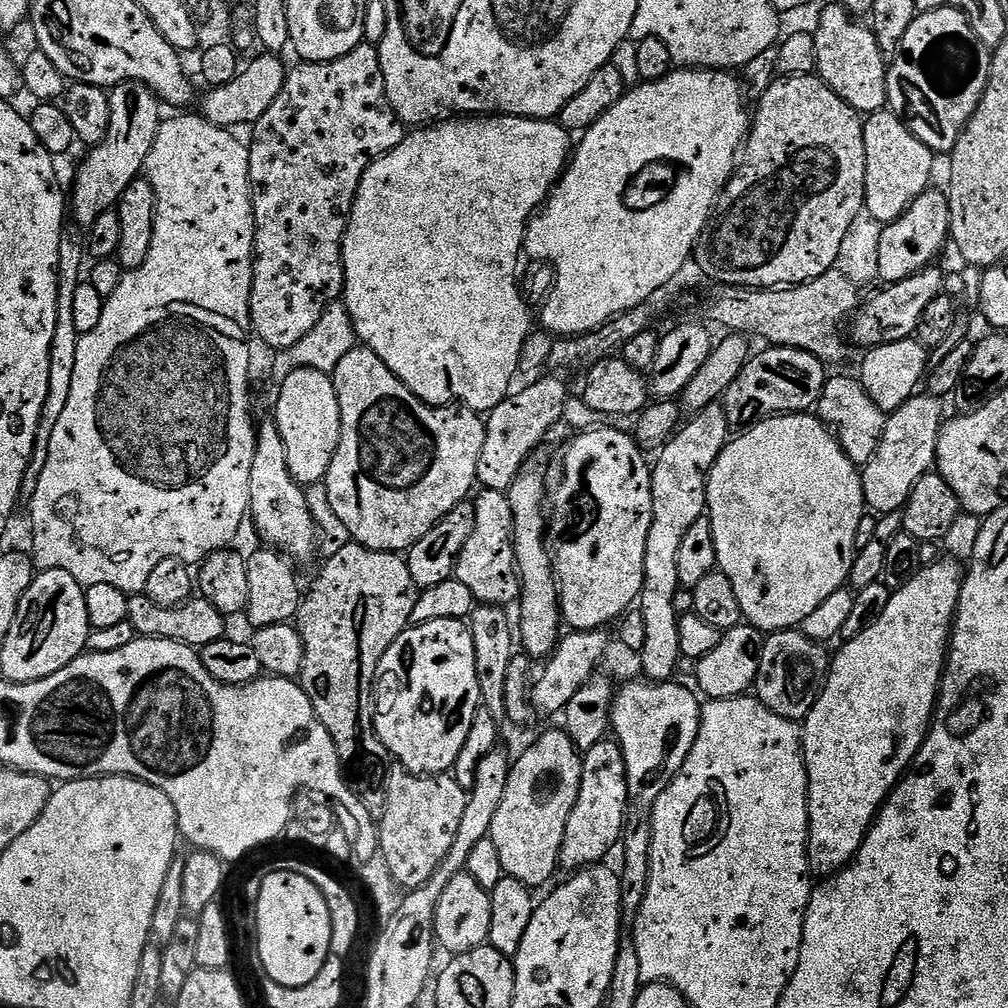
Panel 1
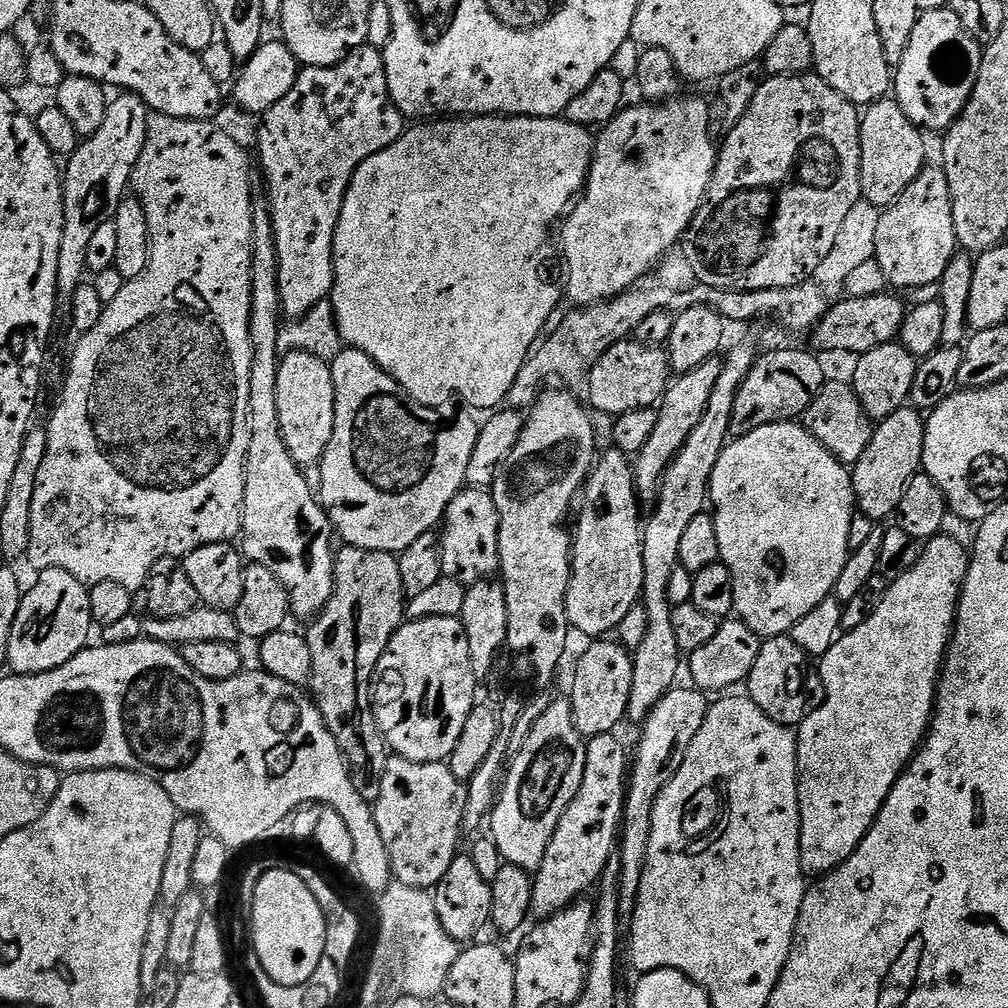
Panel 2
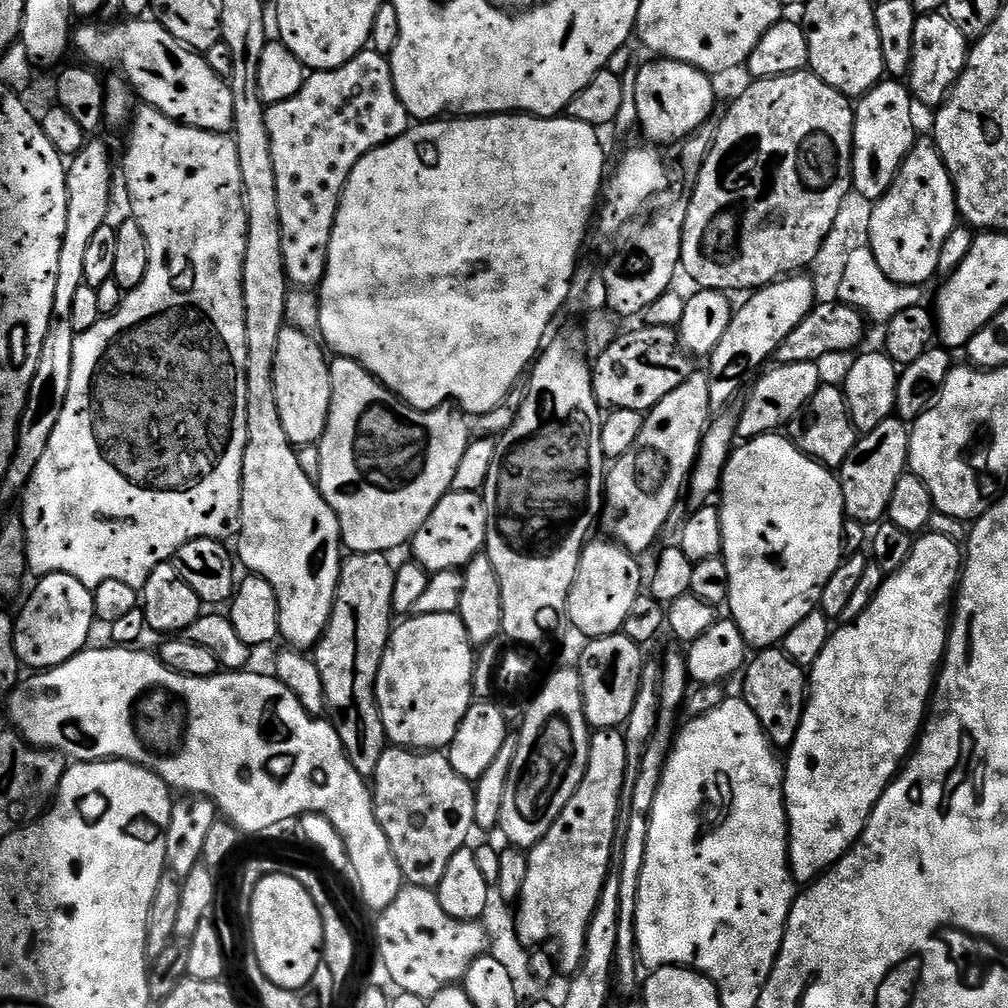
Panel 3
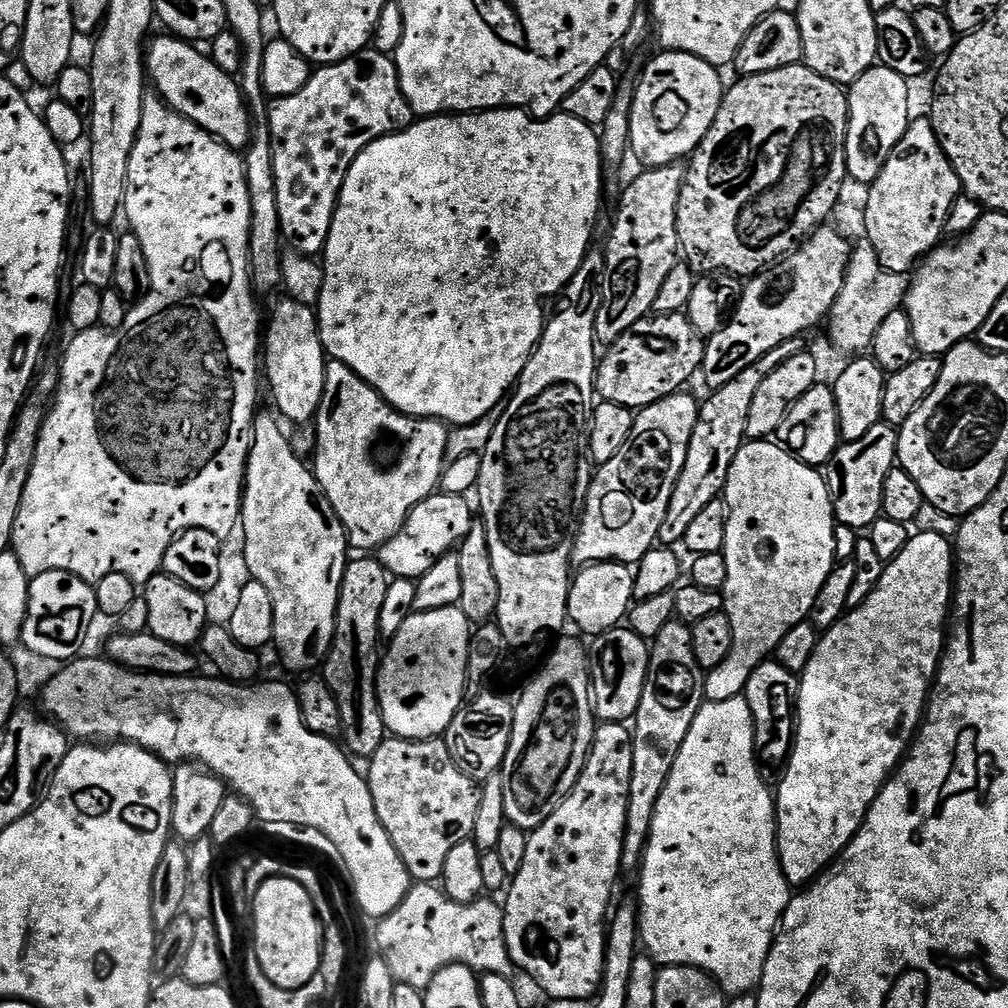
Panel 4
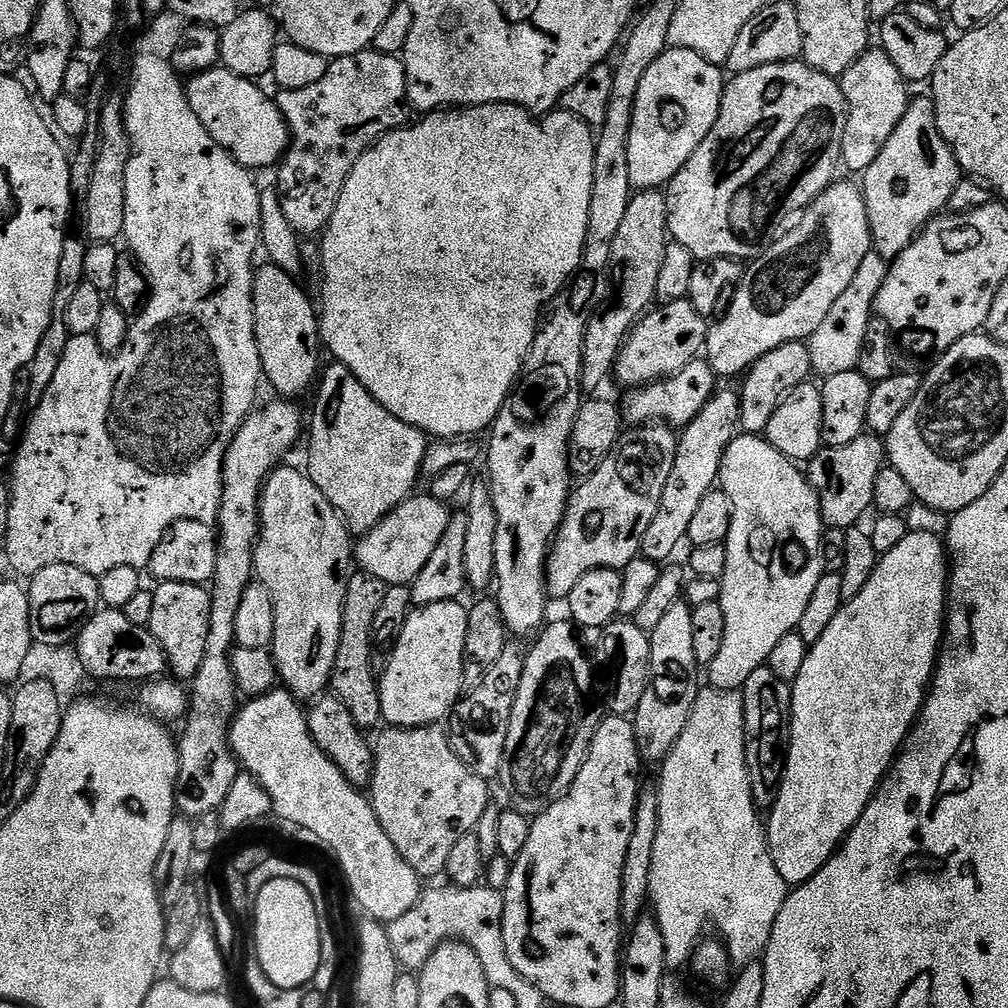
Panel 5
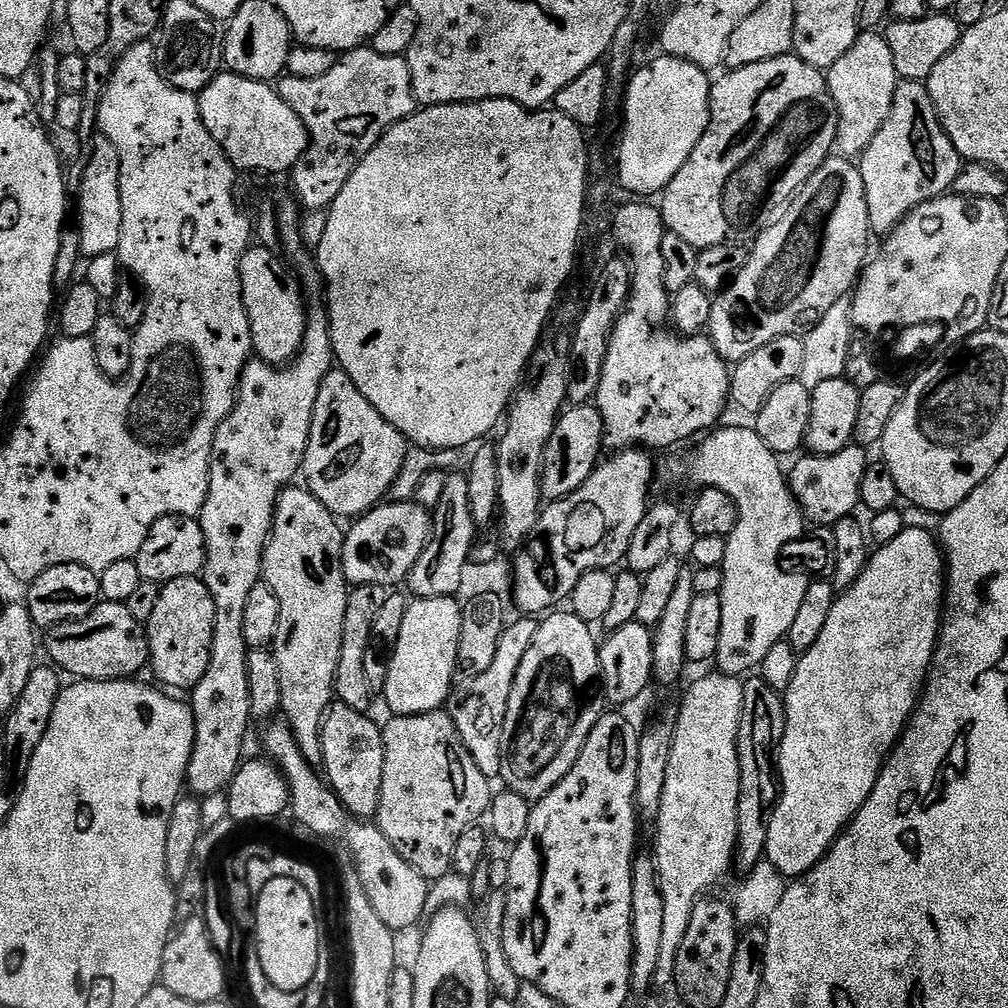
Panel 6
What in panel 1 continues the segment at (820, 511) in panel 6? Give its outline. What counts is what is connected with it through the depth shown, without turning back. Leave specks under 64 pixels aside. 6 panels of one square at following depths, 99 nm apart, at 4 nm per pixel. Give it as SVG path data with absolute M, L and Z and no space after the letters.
M917 394L885 419L878 450L874 450L874 458L870 458L870 462L863 465L860 477L864 502L871 511L873 508L876 514L900 512L910 498L918 478L933 471L936 462L936 439L940 437L940 425L946 419L946 413L940 404L943 403L931 394Z

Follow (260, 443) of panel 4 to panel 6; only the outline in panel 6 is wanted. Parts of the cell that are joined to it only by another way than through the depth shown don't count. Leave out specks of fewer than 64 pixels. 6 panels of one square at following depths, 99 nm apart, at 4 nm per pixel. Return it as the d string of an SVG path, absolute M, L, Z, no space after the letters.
M289 486L276 501L276 516L272 519L272 532L264 545L263 583L274 590L278 598L278 630L274 651L278 662L278 678L282 682L283 719L291 728L298 750L313 766L323 765L320 728L324 716L334 703L338 654L342 650L342 622L346 622L346 602L350 585L342 570L342 550L345 533L340 532L341 521L332 515L307 487Z

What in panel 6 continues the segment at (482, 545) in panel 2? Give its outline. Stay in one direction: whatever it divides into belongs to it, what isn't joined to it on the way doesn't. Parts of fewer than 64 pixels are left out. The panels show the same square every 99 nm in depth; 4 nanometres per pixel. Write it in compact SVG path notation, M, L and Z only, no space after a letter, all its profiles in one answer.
M381 502L365 512L355 521L352 529L347 529L342 550L342 570L349 585L377 584L383 588L395 589L395 584L403 585L408 575L414 570L414 562L422 558L422 550L426 550L432 539L432 512L415 502Z

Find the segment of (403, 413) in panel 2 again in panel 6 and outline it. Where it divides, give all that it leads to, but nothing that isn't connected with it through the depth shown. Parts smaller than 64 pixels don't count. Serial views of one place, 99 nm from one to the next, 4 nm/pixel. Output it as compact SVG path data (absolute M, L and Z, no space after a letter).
M333 370L326 374L322 382L322 390L318 390L318 402L314 402L314 418L310 426L310 442L304 455L303 479L306 481L308 491L312 492L326 510L330 510L337 518L352 516L359 518L371 508L376 507L388 496L390 486L394 486L394 478L404 465L404 459L410 451L410 445L370 402L362 395L362 390L354 386L354 382L343 370Z

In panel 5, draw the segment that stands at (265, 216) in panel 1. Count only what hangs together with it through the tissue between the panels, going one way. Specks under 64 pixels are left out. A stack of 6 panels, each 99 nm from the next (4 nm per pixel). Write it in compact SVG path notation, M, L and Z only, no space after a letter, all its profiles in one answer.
M375 50L342 56L329 63L328 73L314 86L281 91L279 95L276 105L290 133L288 150L278 165L282 211L295 233L320 234L328 227L346 178L350 178L362 154L380 137L409 123L404 61Z

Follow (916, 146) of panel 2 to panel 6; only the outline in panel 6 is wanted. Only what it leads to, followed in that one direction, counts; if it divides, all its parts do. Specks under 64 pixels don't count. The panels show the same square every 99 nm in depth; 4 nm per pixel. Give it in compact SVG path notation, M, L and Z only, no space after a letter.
M876 30L861 31L854 46L850 46L850 50L846 50L846 54L842 54L842 58L838 58L838 62L834 62L834 66L827 69L826 79L838 118L836 148L839 155L845 158L859 158L864 155L866 146L870 146L870 142L874 142L874 134L878 134L878 130L882 130L882 122L886 122L886 118L890 114L890 106L894 106L898 77L894 70L894 54L890 54L887 39Z

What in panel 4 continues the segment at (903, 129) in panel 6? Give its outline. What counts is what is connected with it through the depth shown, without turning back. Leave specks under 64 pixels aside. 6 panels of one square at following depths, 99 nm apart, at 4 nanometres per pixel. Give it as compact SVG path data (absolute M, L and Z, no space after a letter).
M913 119L906 134L902 134L902 142L886 158L882 174L870 185L864 236L873 243L882 267L886 271L911 273L941 243L947 216L961 194L958 174L938 142L931 119Z

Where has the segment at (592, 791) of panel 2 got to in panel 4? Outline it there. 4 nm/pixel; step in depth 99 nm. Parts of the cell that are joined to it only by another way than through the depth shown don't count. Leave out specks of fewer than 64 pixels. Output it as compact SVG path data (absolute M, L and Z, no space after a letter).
M601 723L592 736L592 748L588 751L588 761L584 763L582 774L578 782L572 788L572 793L568 795L542 822L542 826L531 829L528 845L526 846L526 859L522 862L522 870L511 877L509 897L504 906L504 932L505 942L509 950L509 958L521 973L532 975L544 991L545 997L553 996L556 1000L588 1000L599 993L600 983L604 980L604 959L606 958L606 942L608 941L608 925L610 923L610 909L612 904L612 891L616 888L616 879L622 876L621 864L623 854L624 831L627 824L627 800L630 798L631 768L634 766L634 754L632 753L633 733L624 724Z

